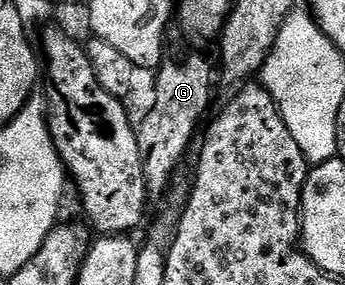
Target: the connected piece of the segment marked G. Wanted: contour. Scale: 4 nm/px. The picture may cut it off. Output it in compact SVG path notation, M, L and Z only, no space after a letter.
M192 54L185 62L165 61L156 76L156 95L152 98L152 107L149 108L148 115L138 122L136 130L140 155L144 161L144 179L153 199L160 198L167 192L168 185L172 182L172 173L183 164L200 121L201 126L205 121L204 112L208 108L210 98L208 81L212 78L212 66L206 59Z

